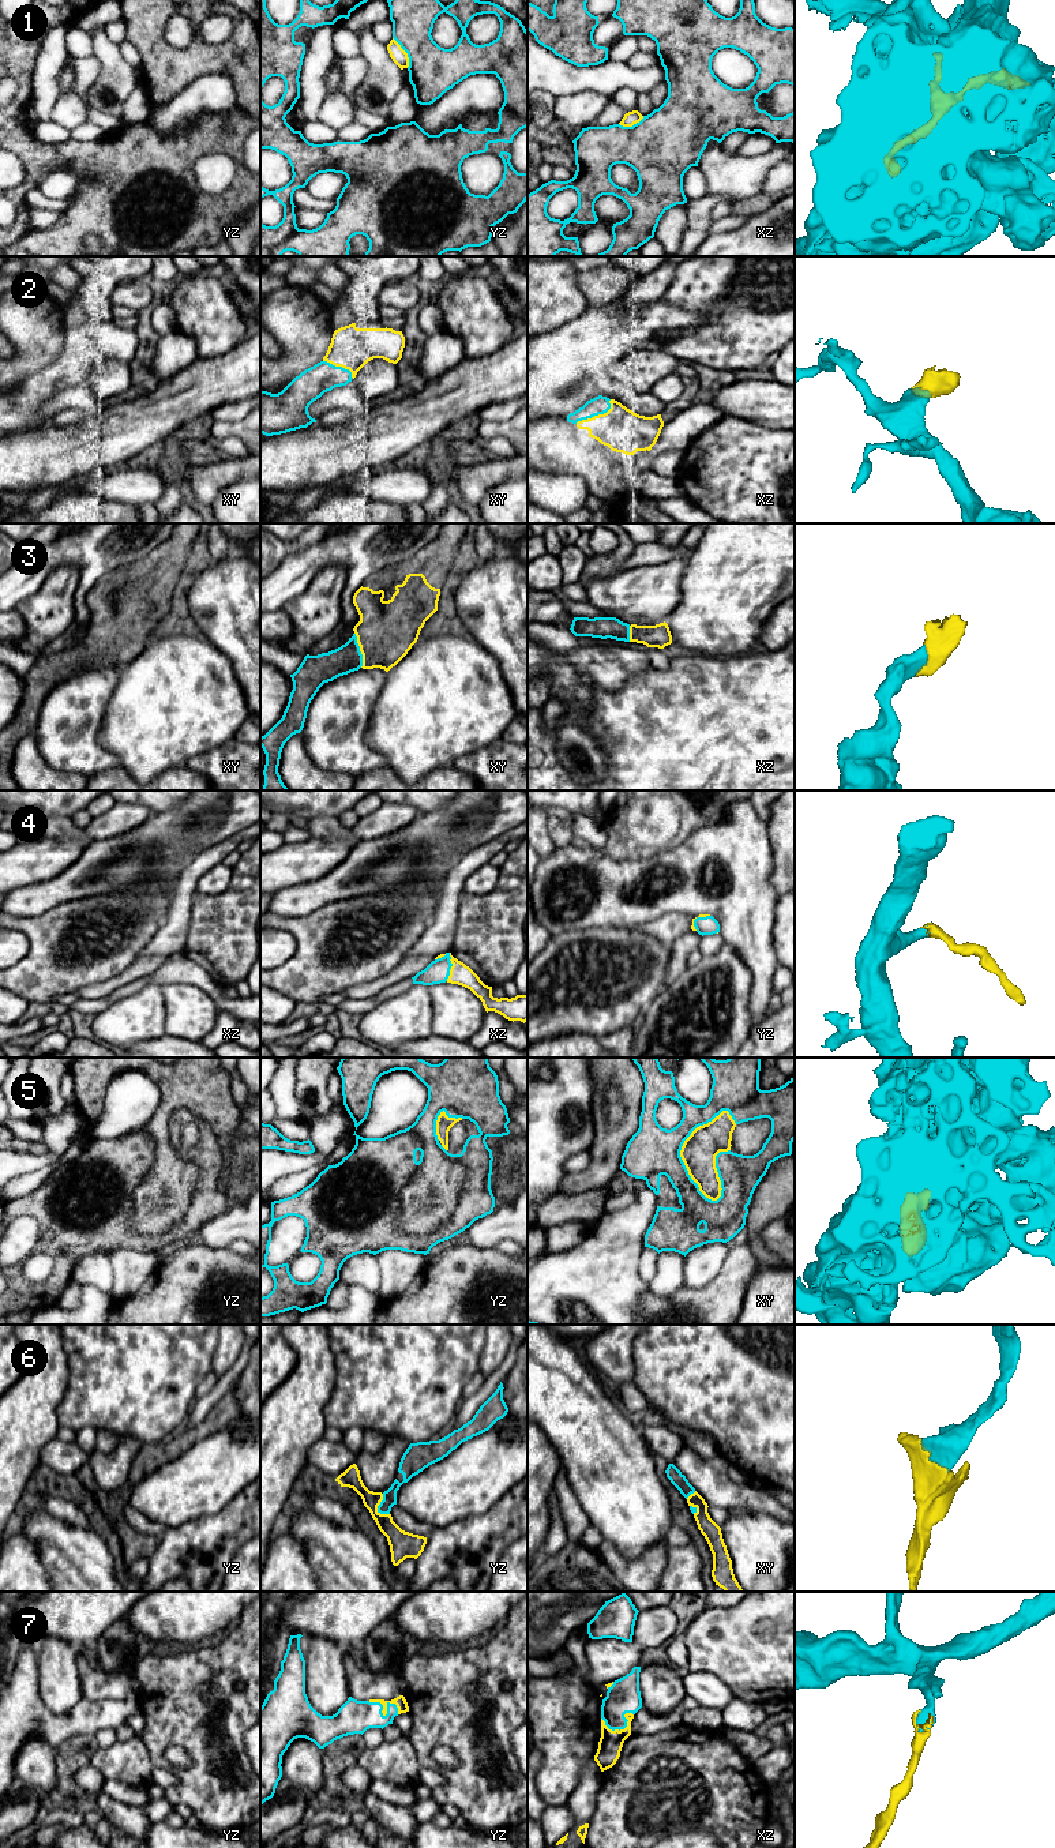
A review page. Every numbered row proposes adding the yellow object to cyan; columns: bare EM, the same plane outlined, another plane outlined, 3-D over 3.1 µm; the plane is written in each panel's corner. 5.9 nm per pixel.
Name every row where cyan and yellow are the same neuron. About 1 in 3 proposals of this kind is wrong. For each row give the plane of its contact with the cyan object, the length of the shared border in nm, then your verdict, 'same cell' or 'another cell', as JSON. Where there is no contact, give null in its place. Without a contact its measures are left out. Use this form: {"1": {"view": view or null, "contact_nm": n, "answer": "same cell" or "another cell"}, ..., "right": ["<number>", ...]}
{"1": {"view": "yz", "contact_nm": 200, "answer": "another cell"}, "2": {"view": "xz", "contact_nm": 260, "answer": "same cell"}, "3": {"view": "xy", "contact_nm": 220, "answer": "same cell"}, "4": {"view": "xz", "contact_nm": 170, "answer": "same cell"}, "5": {"view": "xy", "contact_nm": 550, "answer": "same cell"}, "6": {"view": "yz", "contact_nm": 130, "answer": "same cell"}, "7": {"view": "yz", "contact_nm": 200, "answer": "same cell"}, "right": ["2", "3", "4", "5", "6", "7"]}

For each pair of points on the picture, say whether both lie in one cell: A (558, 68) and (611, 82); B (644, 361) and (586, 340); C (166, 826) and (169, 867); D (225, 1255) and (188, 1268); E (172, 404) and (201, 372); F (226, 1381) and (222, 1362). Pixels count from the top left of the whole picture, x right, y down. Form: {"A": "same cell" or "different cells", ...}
{"A": "same cell", "B": "different cells", "C": "same cell", "D": "same cell", "E": "same cell", "F": "different cells"}

